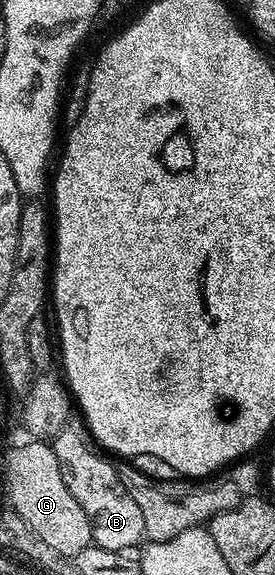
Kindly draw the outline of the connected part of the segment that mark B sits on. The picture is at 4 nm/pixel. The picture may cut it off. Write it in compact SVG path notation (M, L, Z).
M68 426L61 429L50 441L53 454L57 454L57 466L61 466L61 478L65 478L69 494L73 494L77 502L81 502L81 510L85 510L89 518L94 547L127 552L139 539L144 539L145 518L141 518L141 509L137 507L137 502L129 498L129 490L125 490L121 482L118 467L114 463L111 465L106 460L108 457L92 447L88 437L80 432L74 426Z

